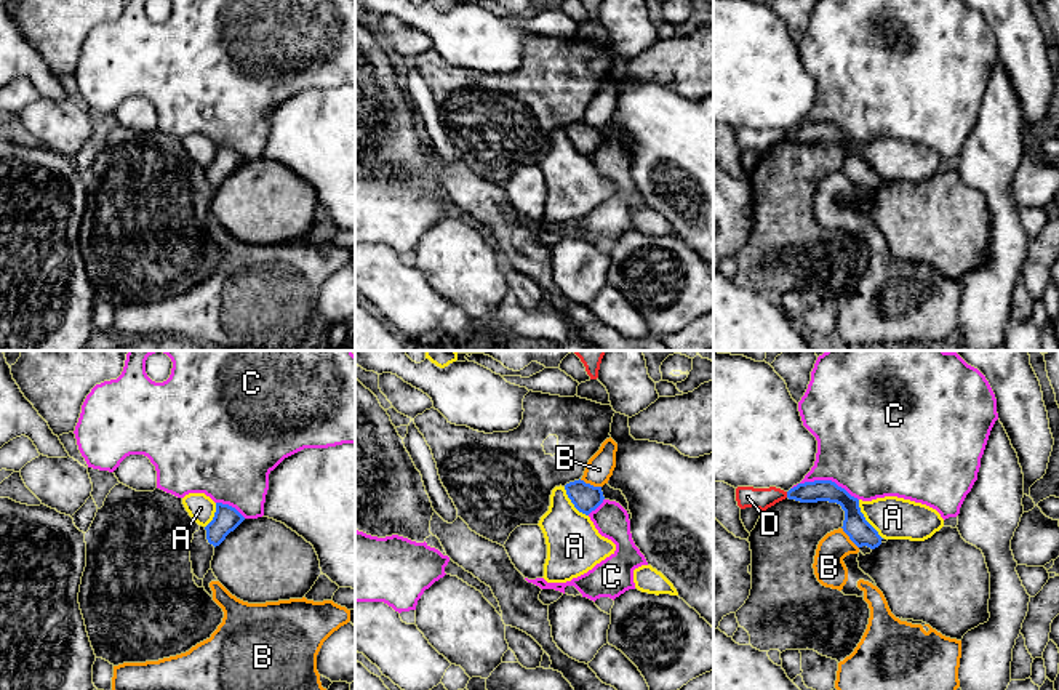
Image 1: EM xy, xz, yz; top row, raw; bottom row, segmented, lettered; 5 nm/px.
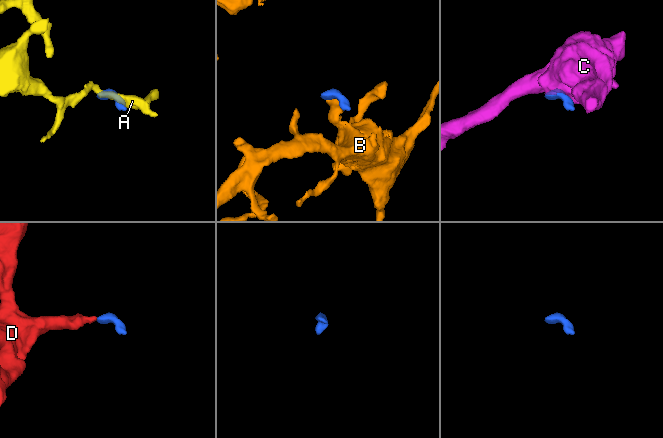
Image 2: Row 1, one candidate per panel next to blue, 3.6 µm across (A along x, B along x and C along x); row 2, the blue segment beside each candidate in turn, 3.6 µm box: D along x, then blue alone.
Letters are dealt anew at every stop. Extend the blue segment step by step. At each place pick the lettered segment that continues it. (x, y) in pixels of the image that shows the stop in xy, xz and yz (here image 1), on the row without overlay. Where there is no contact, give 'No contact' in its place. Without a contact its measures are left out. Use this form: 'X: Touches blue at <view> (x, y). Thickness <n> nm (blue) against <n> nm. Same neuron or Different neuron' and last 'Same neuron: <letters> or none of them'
A: Touches blue at yz (864, 160). Thickness 120 nm (blue) against 220 nm. Different neuron
B: Touches blue at xz (589, 125). Thickness 140 nm (blue) against 140 nm. Different neuron
C: Touches blue at yz (826, 122). Thickness 110 nm (blue) against 460 nm. Different neuron
D: Touches blue at yz (787, 136). Thickness 110 nm (blue) against 110 nm. Different neuron
Same neuron: none of them

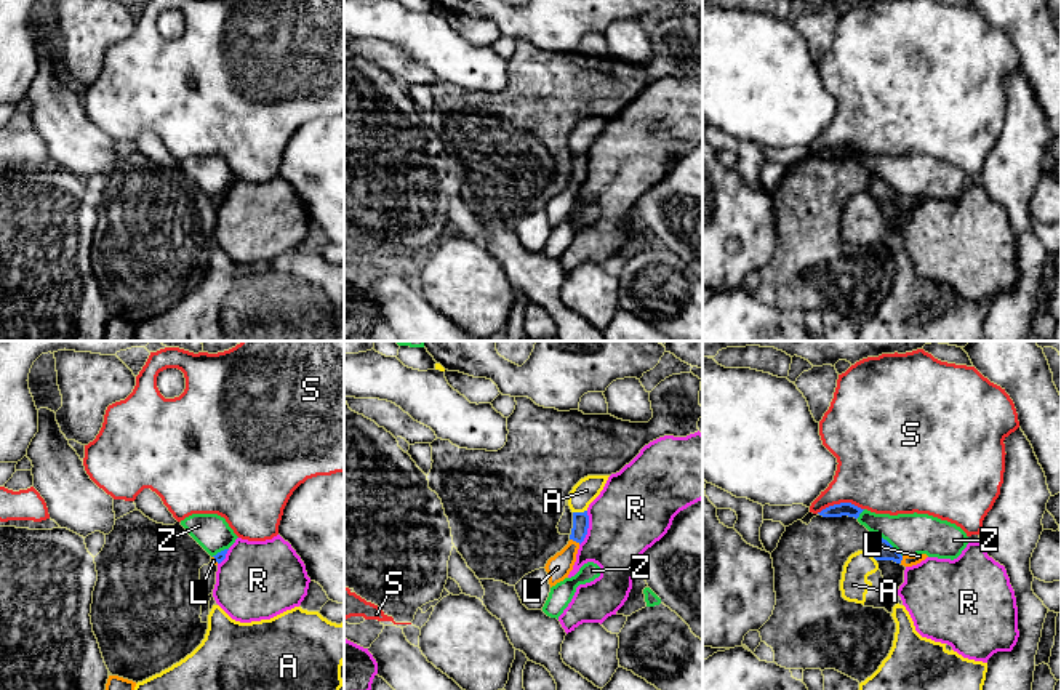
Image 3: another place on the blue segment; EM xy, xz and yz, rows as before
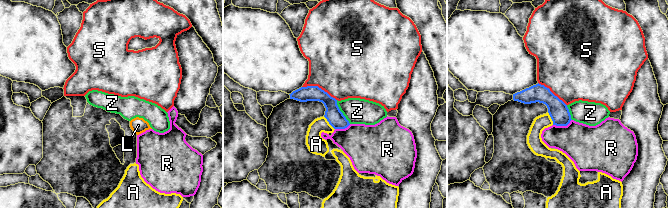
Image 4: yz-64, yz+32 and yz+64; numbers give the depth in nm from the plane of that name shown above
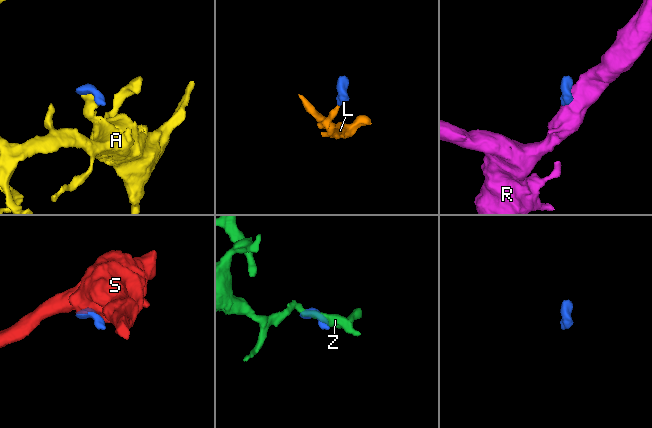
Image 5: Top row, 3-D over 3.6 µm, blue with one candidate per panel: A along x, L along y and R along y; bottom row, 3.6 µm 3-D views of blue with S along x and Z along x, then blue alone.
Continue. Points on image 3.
A: Touches blue at xz (580, 154). Thickness 80 nm (blue) against 120 nm. Different neuron
L: Touches blue at xz (575, 181). Thickness 80 nm (blue) against 120 nm. Same neuron
R: Touches blue at xz (588, 168). Thickness 80 nm (blue) against 380 nm. Different neuron
S: Touches blue at yz (840, 144). Thickness 70 nm (blue) against 400 nm. Different neuron
Z: Touches blue at yz (887, 183). Thickness 110 nm (blue) against 200 nm. Different neuron
Same neuron: L

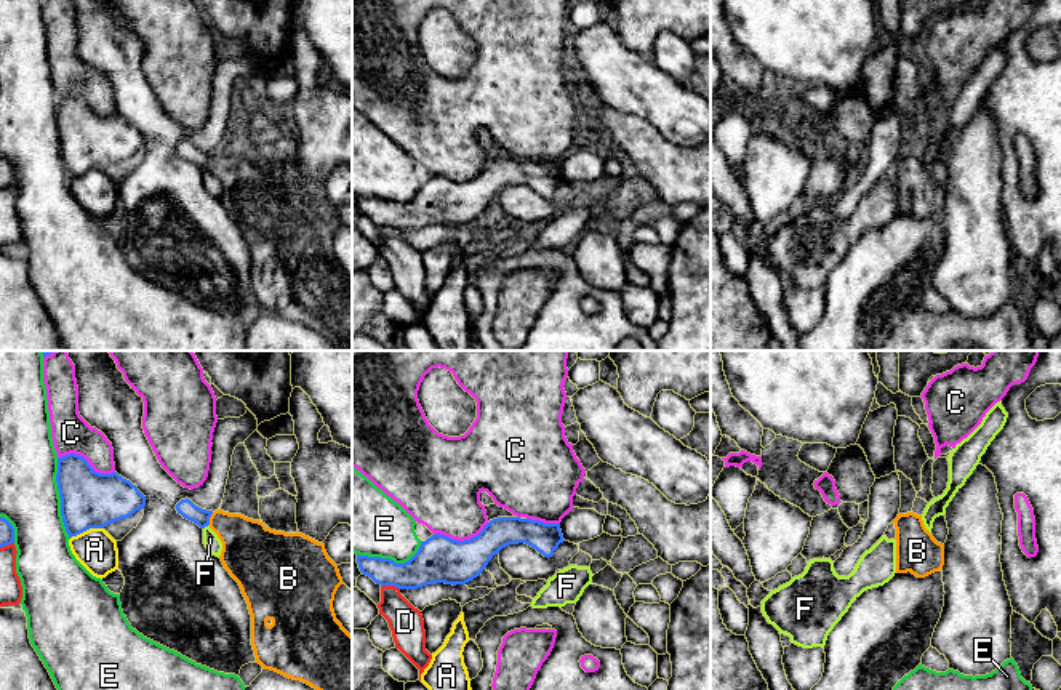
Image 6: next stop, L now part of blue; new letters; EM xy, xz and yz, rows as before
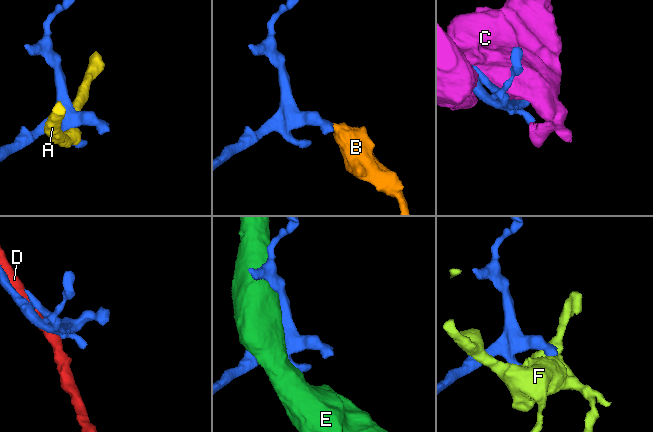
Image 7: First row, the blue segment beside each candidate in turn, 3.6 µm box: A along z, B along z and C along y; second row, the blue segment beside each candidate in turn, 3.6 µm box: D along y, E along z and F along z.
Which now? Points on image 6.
A: Touches blue at xy (87, 170). Thickness 280 nm (blue) against 200 nm. Different neuron
B: Touches blue at xy (208, 160). Thickness 90 nm (blue) against 280 nm. Same neuron
C: Touches blue at xy (87, 103). Thickness 280 nm (blue) against 190 nm. Different neuron
D: Touches blue at xz (391, 226). Thickness 200 nm (blue) against 170 nm. Different neuron
E: Touches blue at xy (60, 138). Thickness 280 nm (blue) against 300 nm. Different neuron
F: Touches blue at xy (205, 167). Thickness 90 nm (blue) against 80 nm. Different neuron
Same neuron: B

